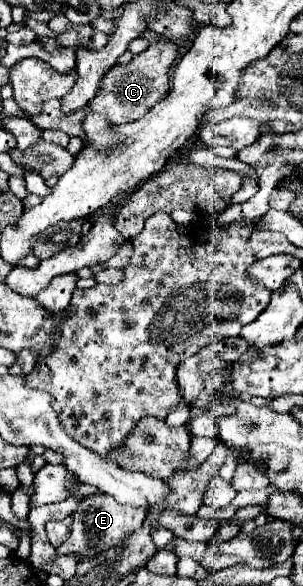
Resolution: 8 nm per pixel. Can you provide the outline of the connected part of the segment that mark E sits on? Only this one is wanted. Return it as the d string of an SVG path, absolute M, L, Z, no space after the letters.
M104 493L88 495L78 503L78 509L72 515L74 523L72 523L70 537L58 549L62 549L64 553L76 553L90 559L98 553L108 551L110 547L118 547L132 531L138 531L138 527L142 527L144 517L146 517L146 509L142 507L124 507L116 503L116 499L110 499Z

